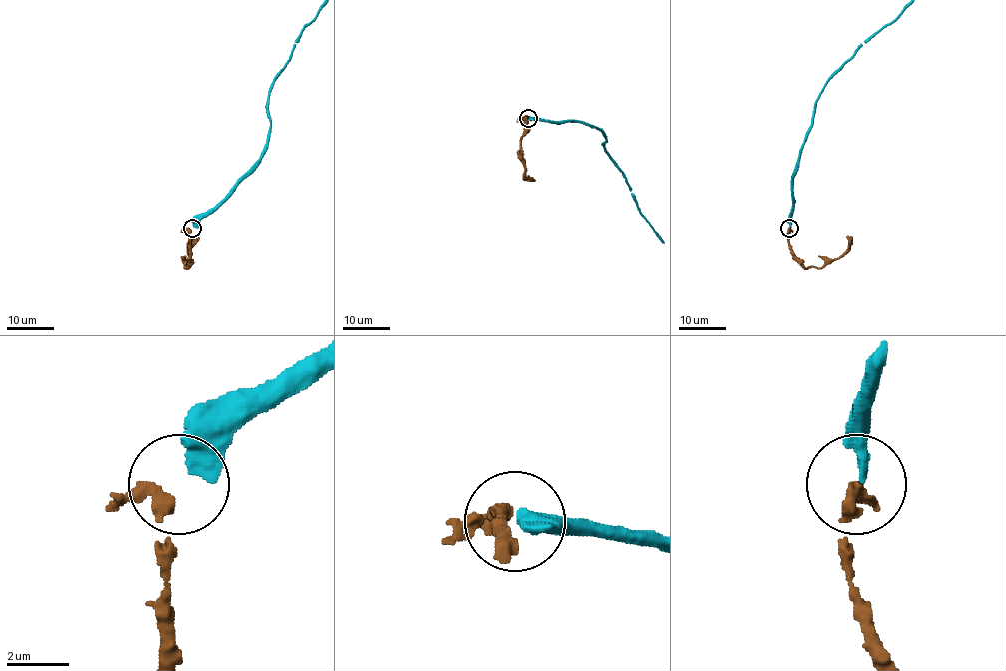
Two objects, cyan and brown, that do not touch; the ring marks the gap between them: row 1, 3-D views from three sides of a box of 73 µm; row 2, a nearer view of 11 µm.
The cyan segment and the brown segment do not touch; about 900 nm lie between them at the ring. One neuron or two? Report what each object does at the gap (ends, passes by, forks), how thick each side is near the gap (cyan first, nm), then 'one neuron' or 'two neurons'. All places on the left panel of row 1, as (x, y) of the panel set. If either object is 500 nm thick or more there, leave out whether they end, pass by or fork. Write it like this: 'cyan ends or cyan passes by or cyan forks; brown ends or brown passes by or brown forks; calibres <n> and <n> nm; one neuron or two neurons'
calibres 500 and 550 nm; one neuron

